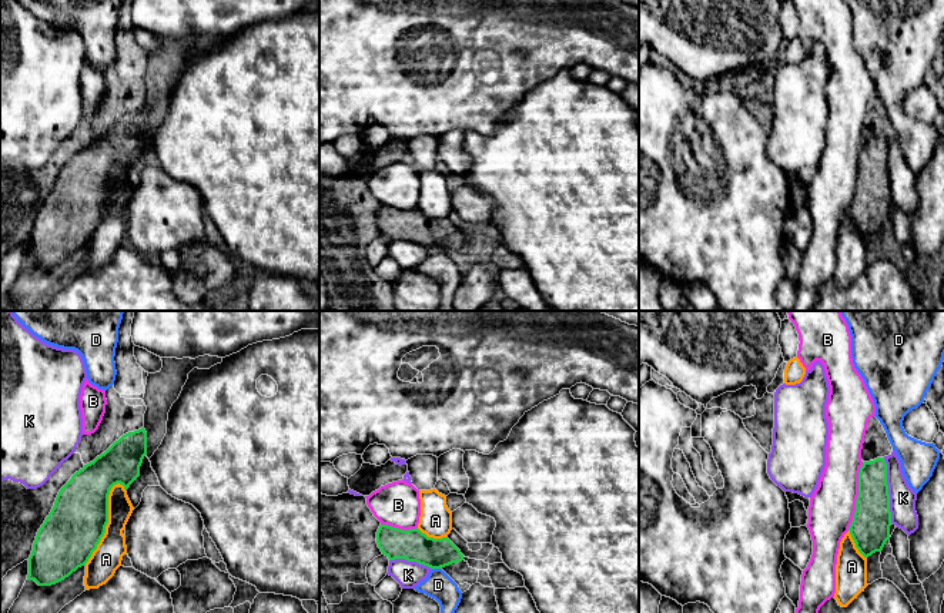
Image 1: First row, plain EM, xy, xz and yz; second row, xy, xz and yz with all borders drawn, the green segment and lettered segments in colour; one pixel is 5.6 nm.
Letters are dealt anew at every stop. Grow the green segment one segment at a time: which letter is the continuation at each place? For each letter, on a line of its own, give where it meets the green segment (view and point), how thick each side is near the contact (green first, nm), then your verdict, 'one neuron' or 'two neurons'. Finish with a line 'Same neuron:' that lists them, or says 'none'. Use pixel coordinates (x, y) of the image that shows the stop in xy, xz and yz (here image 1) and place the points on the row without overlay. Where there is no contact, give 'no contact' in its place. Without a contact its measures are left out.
A: xy (107, 203) | 320/170 nm | two neurons
B: yz (857, 177) | 220/260 nm | two neurons
D: xz (437, 248) | 180/160 nm | two neurons
K: yz (887, 171) | 220/150 nm | two neurons
Same neuron: none

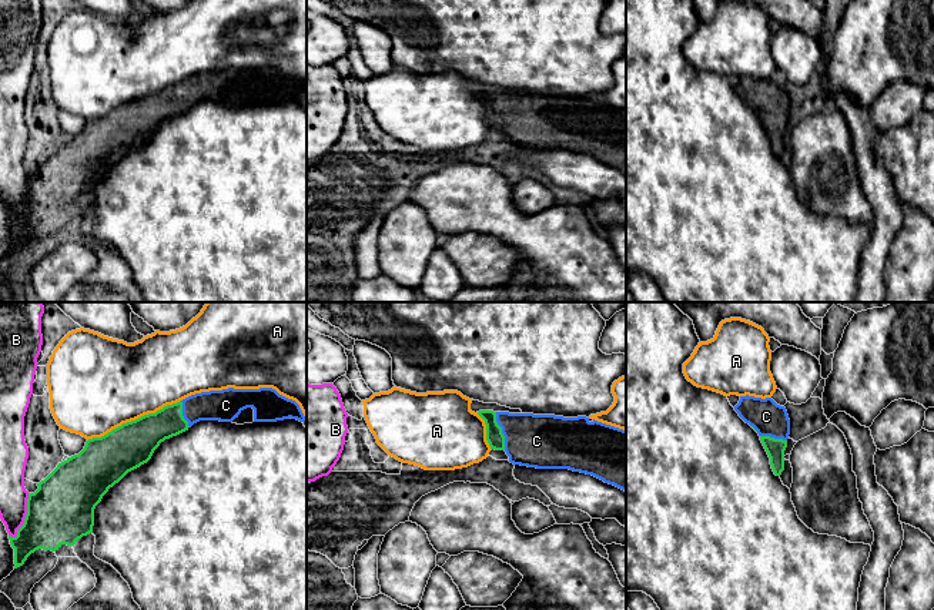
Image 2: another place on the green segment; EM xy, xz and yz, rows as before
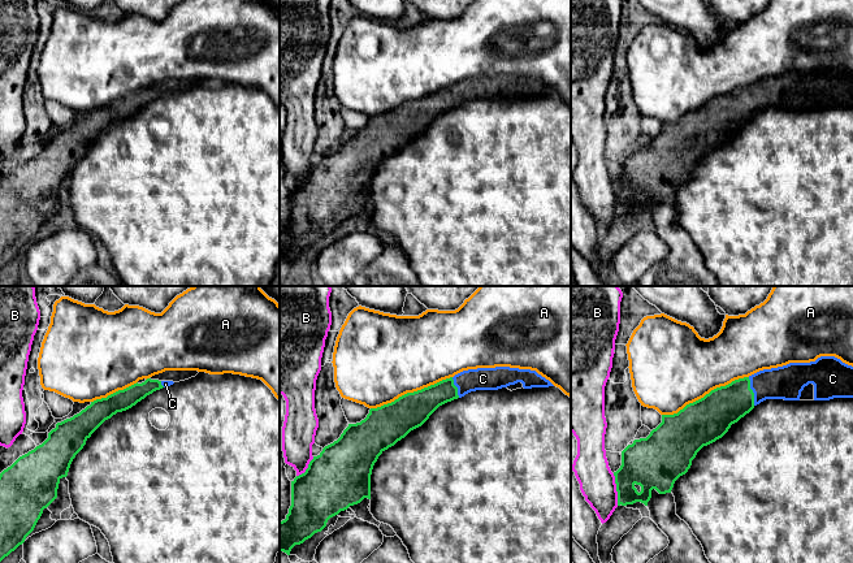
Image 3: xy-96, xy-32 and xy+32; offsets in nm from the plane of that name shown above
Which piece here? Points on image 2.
A: xy (133, 101) | 260/480 nm | two neurons
B: xy (26, 197) | 360/160 nm | two neurons
C: xz (501, 111) | 100/300 nm | one neuron
Same neuron: C

